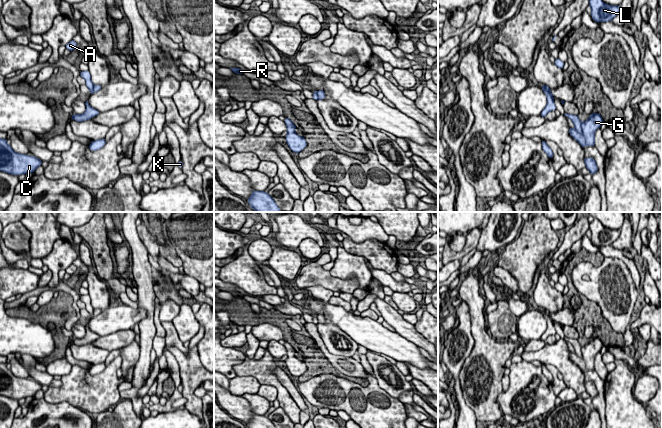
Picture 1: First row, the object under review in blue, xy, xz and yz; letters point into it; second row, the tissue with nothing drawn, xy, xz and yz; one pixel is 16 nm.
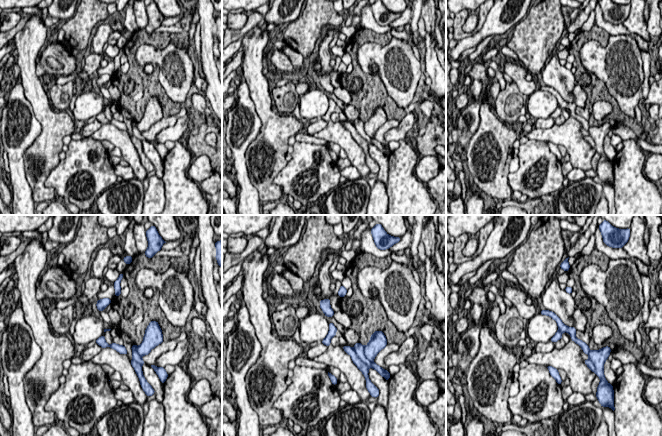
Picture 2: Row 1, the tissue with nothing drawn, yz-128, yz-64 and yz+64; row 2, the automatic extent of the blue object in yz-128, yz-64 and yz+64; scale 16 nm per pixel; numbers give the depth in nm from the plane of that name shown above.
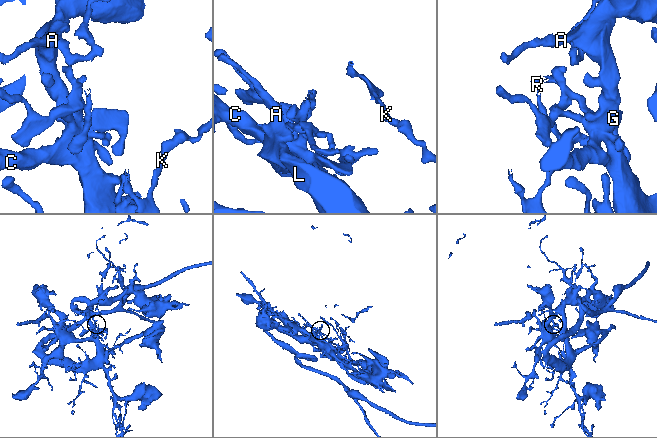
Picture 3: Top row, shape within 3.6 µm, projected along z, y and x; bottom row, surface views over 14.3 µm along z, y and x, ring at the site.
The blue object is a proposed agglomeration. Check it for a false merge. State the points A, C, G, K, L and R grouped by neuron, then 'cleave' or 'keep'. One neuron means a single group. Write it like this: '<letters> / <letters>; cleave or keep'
A C G L R / K; cleave

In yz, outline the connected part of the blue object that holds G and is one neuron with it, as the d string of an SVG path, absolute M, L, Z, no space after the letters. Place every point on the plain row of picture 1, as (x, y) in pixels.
M592 337L589 343L581 347L582 357L580 358L575 353L569 351L570 359L581 369L595 370L595 355L601 351L603 343L600 338Z

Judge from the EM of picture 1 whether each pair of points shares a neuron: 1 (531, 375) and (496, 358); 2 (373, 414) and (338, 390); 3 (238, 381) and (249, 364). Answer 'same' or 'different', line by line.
1: different
2: same
3: different

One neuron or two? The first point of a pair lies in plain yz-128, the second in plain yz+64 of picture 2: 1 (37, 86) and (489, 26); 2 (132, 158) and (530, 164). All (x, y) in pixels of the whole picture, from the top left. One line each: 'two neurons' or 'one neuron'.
1: two neurons
2: two neurons

